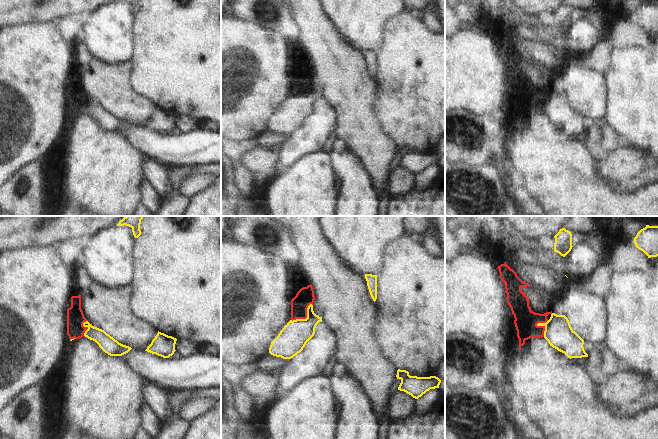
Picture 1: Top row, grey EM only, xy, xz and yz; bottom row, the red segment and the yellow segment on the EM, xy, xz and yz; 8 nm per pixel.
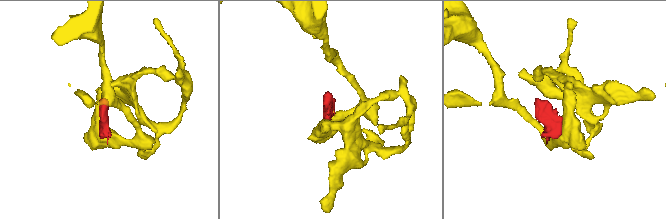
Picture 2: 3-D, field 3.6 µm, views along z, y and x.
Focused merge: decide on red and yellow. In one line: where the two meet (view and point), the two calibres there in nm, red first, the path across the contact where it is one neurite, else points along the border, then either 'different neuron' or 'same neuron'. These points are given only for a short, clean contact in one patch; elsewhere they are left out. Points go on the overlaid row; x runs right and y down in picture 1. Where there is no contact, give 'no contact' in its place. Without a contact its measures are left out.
contact xz (305, 318); calibres 140 and 240 nm; border xz (311, 303), (307, 308), (307, 316), (305, 318), (291, 320); different neuron

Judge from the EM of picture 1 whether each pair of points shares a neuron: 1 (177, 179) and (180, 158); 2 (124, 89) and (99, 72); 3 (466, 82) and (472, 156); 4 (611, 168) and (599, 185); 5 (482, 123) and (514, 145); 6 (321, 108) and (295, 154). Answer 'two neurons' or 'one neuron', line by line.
1: two neurons
2: one neuron
3: two neurons
4: two neurons
5: two neurons
6: one neuron

